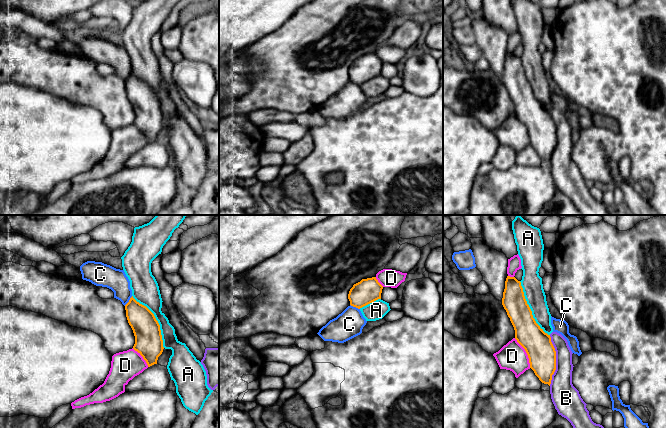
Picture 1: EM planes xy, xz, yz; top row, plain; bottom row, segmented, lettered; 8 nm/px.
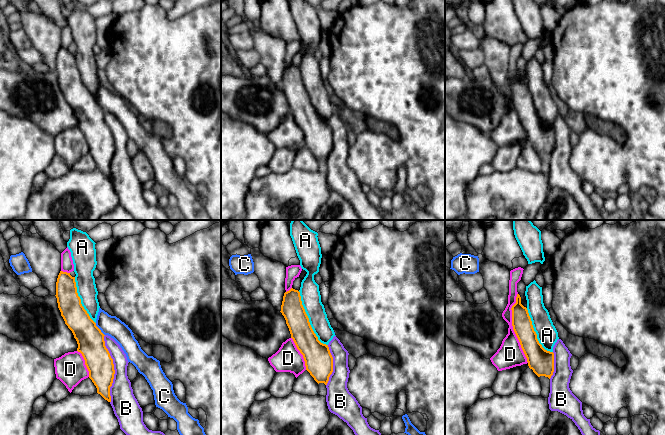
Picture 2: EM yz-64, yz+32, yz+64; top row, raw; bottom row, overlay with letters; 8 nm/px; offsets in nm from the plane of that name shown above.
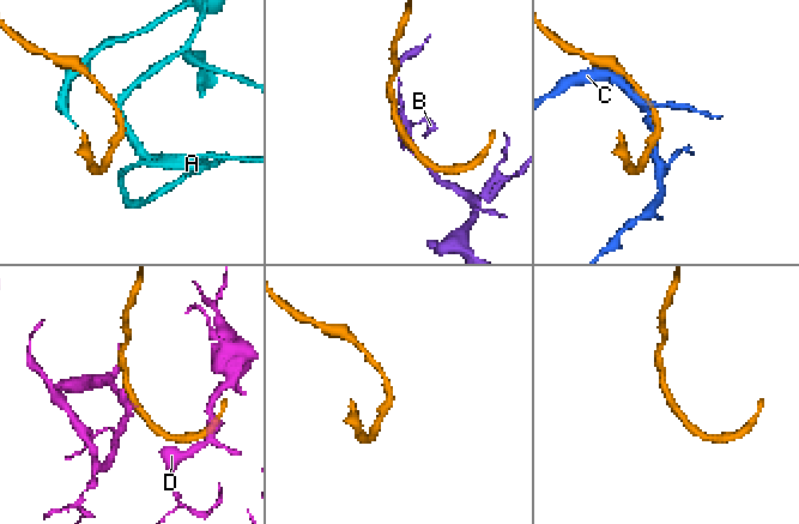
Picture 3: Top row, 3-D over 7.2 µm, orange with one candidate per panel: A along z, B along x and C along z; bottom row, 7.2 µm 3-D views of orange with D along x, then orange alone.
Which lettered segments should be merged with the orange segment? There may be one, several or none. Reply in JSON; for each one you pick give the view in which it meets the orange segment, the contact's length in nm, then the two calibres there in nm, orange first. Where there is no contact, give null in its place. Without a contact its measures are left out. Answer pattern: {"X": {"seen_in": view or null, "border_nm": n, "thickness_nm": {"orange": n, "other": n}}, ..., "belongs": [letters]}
{"A": {"seen_in": "yz", "border_nm": 500, "thickness_nm": {"orange": 220, "other": 170}}, "belongs": ["A"]}

